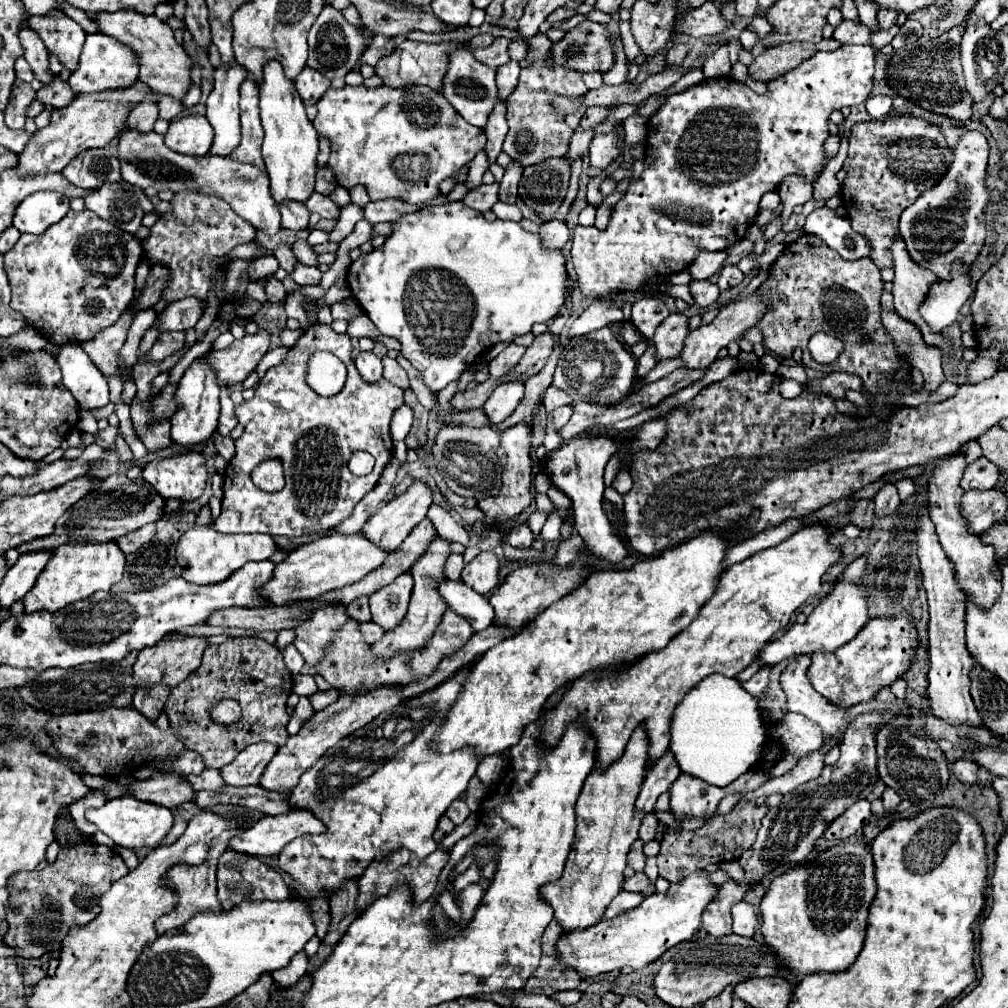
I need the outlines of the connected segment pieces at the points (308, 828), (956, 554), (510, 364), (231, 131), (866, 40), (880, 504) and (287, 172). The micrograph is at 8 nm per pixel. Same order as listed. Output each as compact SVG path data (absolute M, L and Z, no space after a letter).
M292 810L280 816L262 816L250 828L240 830L228 846L252 856L278 856L294 838L320 832L324 832L324 822L312 812Z
M958 452L952 458L946 458L936 464L936 470L928 484L928 500L930 500L930 518L936 526L936 534L940 538L940 546L944 548L946 556L952 560L956 570L956 582L960 584L962 592L966 592L966 602L976 604L982 610L988 610L1002 590L1001 571L995 560L995 549L990 544L984 544L980 534L968 532L968 520L964 520L960 512L960 500L964 490L960 488L960 480L964 474L966 462L964 454Z
M510 344L508 348L504 348L494 360L490 360L488 364L488 378L490 380L500 380L504 376L508 376L508 372L512 372L512 368L518 364L520 356L524 354L526 348Z
M232 60L230 64L220 62L220 66L214 70L214 88L206 100L206 118L210 120L214 128L214 142L210 148L210 154L228 156L238 144L240 144L240 110L238 110L238 90L240 84L248 78L248 70Z
M842 20L836 28L834 28L834 38L842 44L870 44L870 30L858 20Z
M886 482L878 494L874 496L874 514L876 516L884 516L884 514L890 514L896 510L896 506L900 504L900 498L898 498L898 490L896 490L896 484L894 482Z
M268 60L262 68L260 90L260 118L264 126L262 158L270 176L270 194L276 202L298 200L304 202L314 190L318 134L306 116L300 96L296 96L294 82L284 76L284 68L276 60Z

